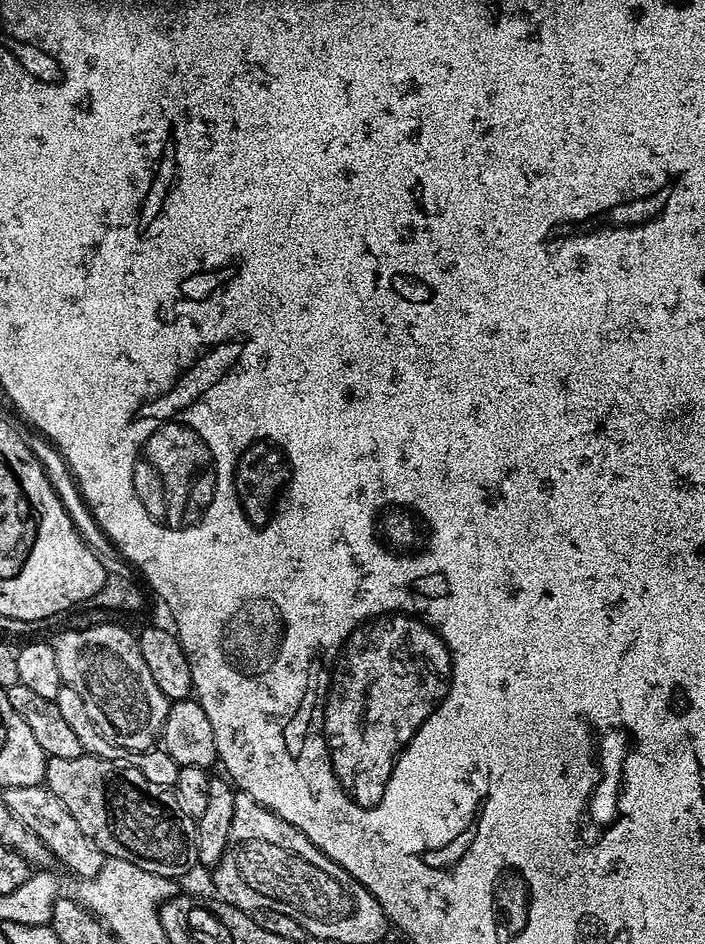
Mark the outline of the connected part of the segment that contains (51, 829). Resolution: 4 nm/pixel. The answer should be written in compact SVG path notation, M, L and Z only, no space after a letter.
M35 784L34 786L14 786L3 789L2 799L6 806L13 812L15 818L28 827L49 849L51 855L57 860L60 859L66 867L70 868L74 875L79 878L94 878L98 874L100 867L104 865L106 859L102 849L97 846L78 827L78 822L62 806L62 802L56 795L47 788Z

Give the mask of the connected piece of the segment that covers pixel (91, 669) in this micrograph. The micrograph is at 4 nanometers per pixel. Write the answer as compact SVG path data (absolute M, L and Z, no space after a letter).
M92 624L89 628L72 628L54 640L58 658L58 674L63 687L75 690L90 714L90 722L97 733L100 732L112 744L125 748L128 754L148 751L160 739L160 732L166 722L170 702L154 682L146 661L142 659L140 641L120 624Z

